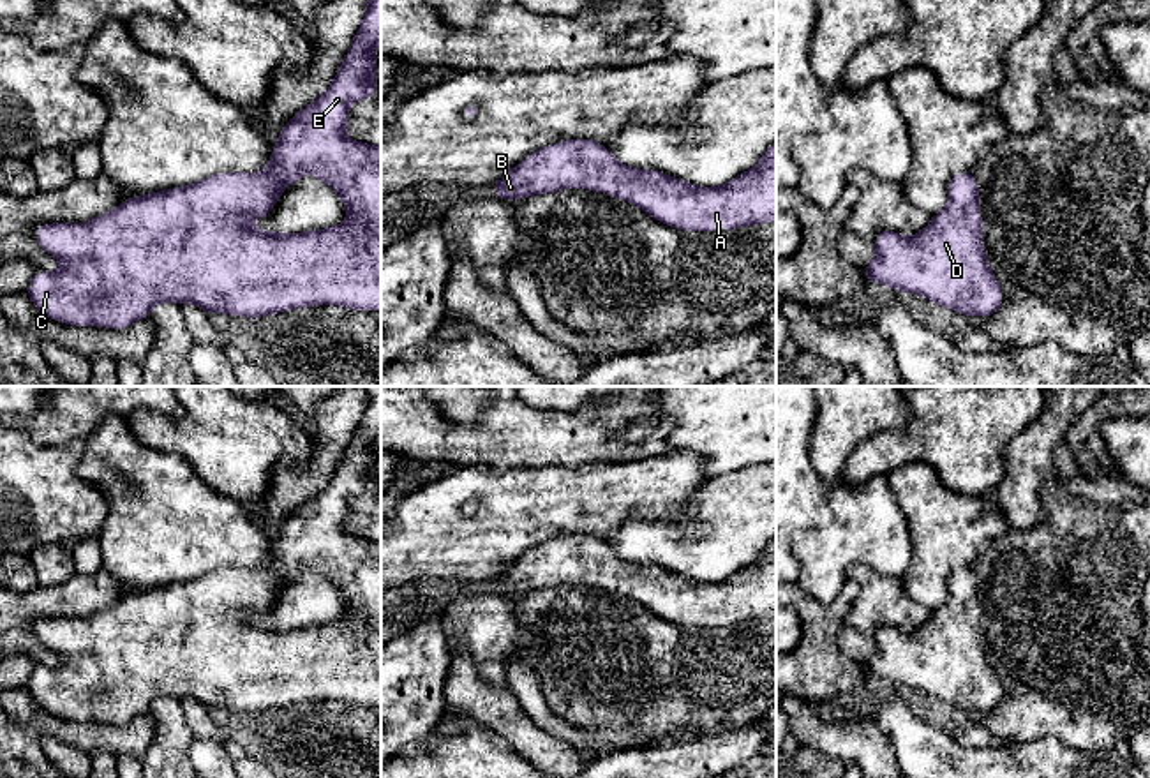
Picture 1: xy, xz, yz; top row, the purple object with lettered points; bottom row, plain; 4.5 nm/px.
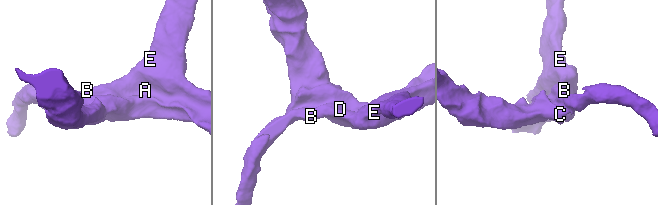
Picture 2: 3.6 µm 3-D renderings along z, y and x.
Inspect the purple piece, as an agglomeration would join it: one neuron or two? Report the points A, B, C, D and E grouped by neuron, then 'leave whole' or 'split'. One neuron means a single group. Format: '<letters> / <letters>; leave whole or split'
A B C D E; leave whole

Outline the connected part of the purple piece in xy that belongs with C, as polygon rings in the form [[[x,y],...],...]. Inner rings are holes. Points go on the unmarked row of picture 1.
[[[365,386],[365,390],[369,404],[332,480],[280,522],[270,559],[261,568],[217,568],[198,579],[134,591],[86,619],[41,619],[35,625],[39,642],[60,655],[63,662],[55,669],[37,665],[26,684],[32,699],[53,716],[113,725],[125,725],[138,714],[148,714],[159,697],[178,700],[190,697],[208,709],[224,707],[243,713],[330,699],[356,706],[381,706],[381,542],[353,536],[344,527],[349,497],[377,490],[376,439],[381,436],[381,386]],[[302,568],[314,570],[340,591],[347,616],[305,628],[252,625],[249,616],[268,610],[282,586]]]

